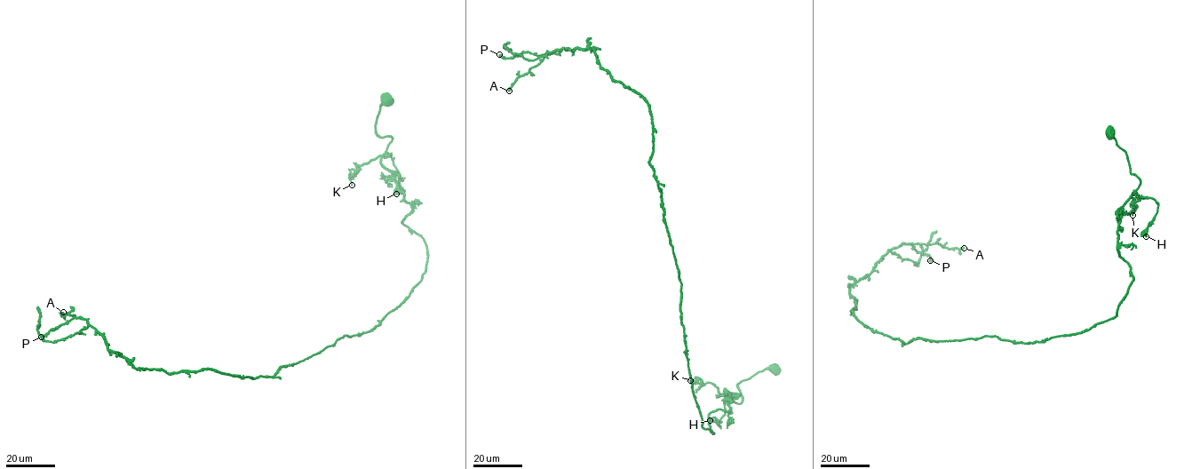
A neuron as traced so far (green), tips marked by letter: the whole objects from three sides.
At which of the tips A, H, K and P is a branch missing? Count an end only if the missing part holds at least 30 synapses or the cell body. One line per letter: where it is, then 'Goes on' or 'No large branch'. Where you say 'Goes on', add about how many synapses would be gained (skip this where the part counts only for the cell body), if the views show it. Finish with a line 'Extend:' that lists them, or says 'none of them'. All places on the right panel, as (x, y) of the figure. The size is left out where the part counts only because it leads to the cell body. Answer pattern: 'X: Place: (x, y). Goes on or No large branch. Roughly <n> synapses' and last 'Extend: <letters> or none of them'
A: Place: (964, 248). No large branch
H: Place: (1146, 236). No large branch
K: Place: (1132, 215). No large branch
P: Place: (930, 260). No large branch
Extend: none of them

